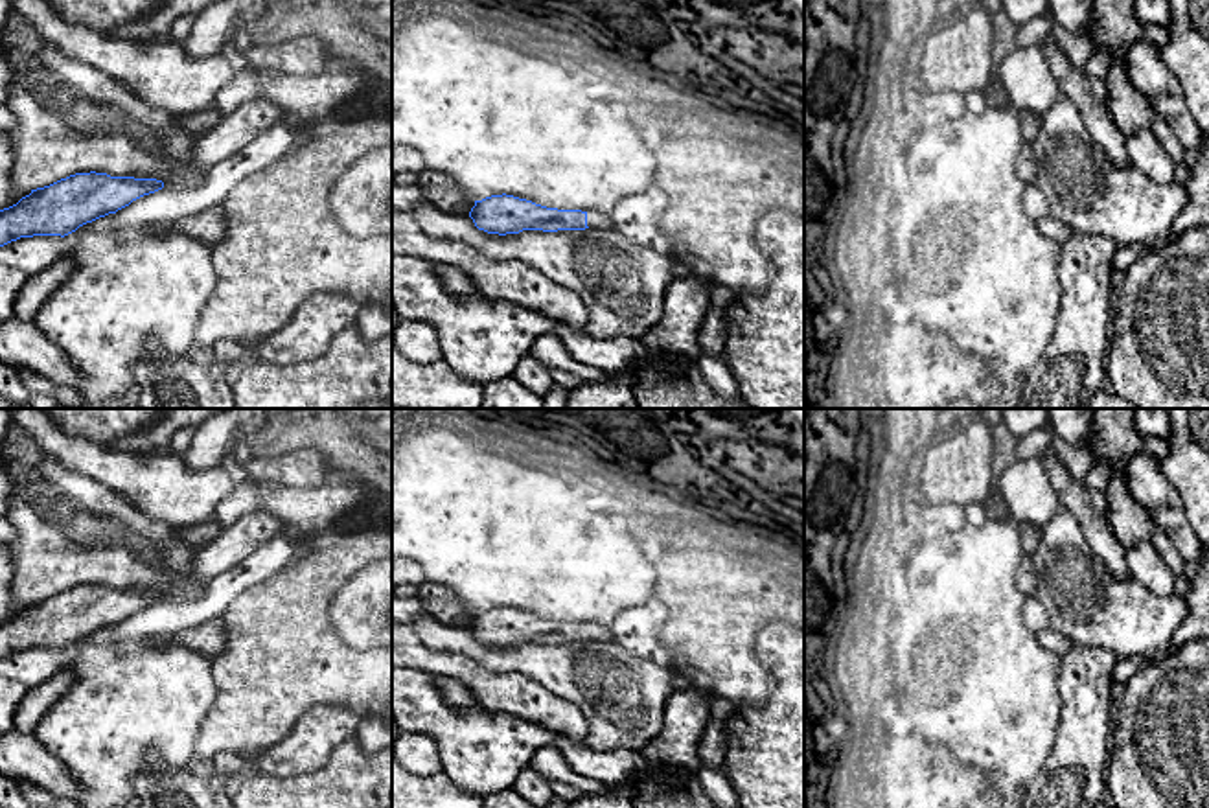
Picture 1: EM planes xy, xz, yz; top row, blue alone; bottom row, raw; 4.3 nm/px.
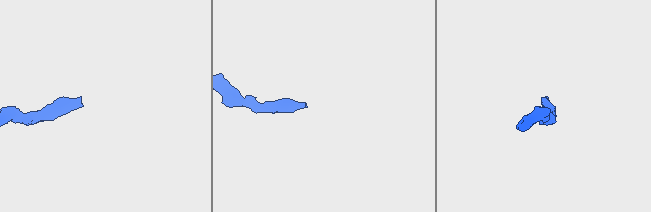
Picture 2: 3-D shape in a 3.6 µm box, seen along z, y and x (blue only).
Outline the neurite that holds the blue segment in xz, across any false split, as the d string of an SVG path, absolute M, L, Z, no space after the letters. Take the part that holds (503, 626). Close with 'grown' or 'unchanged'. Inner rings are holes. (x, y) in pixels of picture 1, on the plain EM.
M506 606L475 613L469 629L478 642L499 648L523 642L615 642L609 626L547 620Z | grown

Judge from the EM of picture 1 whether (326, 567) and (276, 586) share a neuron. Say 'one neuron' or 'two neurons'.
one neuron

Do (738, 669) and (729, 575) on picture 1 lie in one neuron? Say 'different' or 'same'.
same

